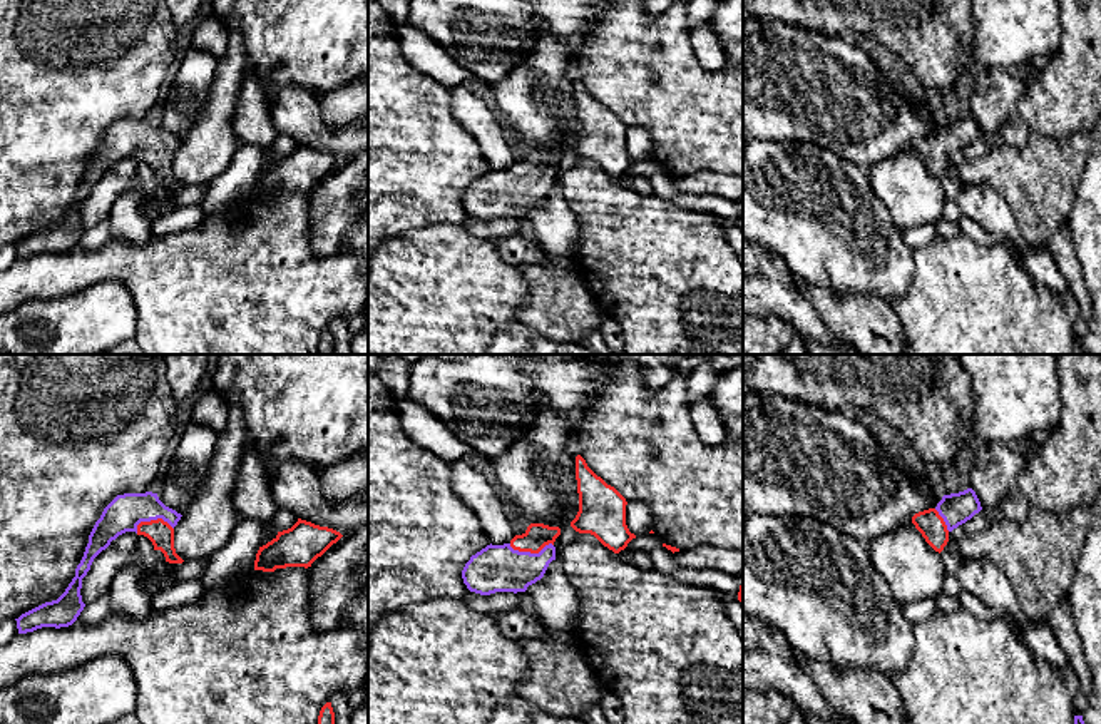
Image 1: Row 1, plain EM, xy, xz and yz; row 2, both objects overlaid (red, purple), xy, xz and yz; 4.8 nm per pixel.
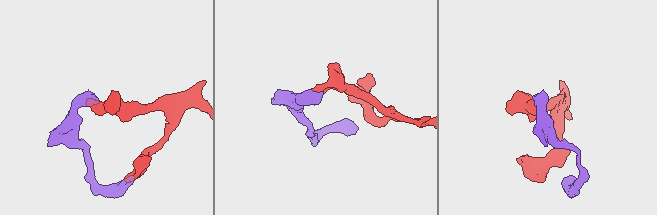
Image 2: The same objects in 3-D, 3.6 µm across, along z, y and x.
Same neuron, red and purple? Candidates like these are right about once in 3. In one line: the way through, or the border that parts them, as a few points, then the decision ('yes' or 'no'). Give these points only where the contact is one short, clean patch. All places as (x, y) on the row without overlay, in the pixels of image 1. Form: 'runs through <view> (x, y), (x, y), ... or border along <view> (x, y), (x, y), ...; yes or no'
runs through xz (537, 161), (537, 169), (531, 178), (512, 193), (494, 194); yes

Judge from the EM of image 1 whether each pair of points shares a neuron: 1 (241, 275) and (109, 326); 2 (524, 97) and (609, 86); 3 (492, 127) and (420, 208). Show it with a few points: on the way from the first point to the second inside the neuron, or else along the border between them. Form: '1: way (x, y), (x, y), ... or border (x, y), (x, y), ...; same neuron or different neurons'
1: border (117, 281), (131, 295), (136, 310), (136, 336); different neurons
2: border (571, 62), (571, 72), (578, 79); different neurons
3: border (452, 114), (474, 137), (491, 168); different neurons

